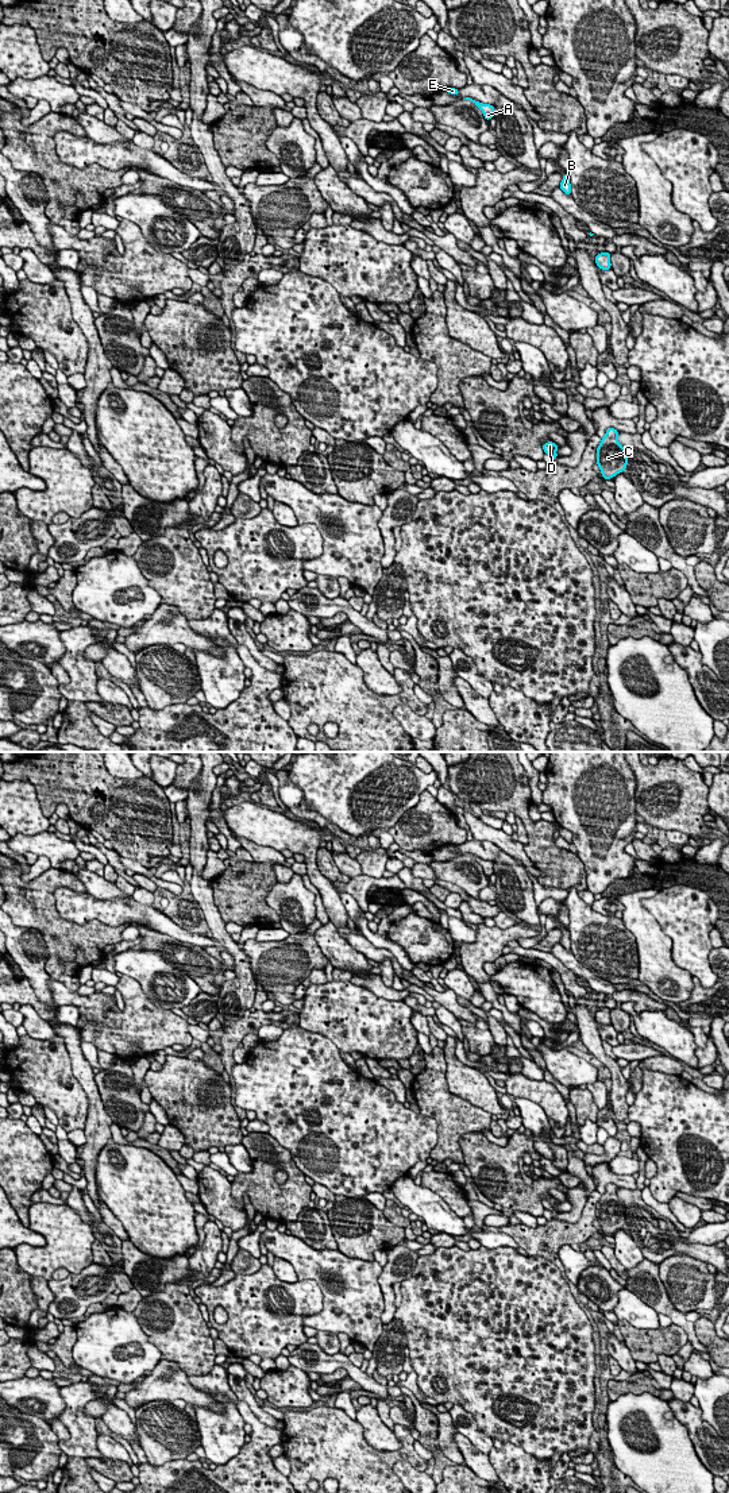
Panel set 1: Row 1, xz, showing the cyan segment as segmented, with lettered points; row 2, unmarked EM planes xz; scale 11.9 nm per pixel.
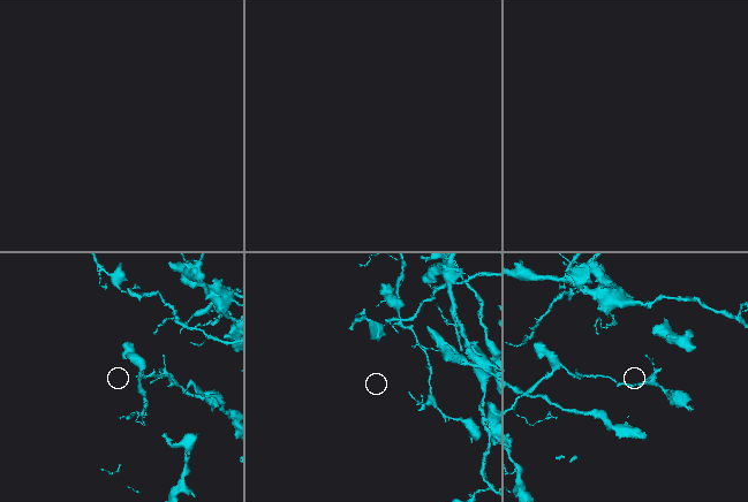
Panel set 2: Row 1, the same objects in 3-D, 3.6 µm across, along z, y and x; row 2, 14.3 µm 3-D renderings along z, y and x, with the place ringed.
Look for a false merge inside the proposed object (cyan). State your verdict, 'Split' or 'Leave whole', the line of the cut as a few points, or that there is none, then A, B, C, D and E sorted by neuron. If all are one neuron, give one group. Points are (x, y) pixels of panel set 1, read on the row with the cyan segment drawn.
Leave whole. No split. Groups: A B C D E

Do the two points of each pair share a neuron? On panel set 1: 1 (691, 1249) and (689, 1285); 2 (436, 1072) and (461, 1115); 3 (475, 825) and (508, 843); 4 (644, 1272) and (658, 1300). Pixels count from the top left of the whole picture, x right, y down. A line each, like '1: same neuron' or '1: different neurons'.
1: different neurons
2: same neuron
3: same neuron
4: same neuron

